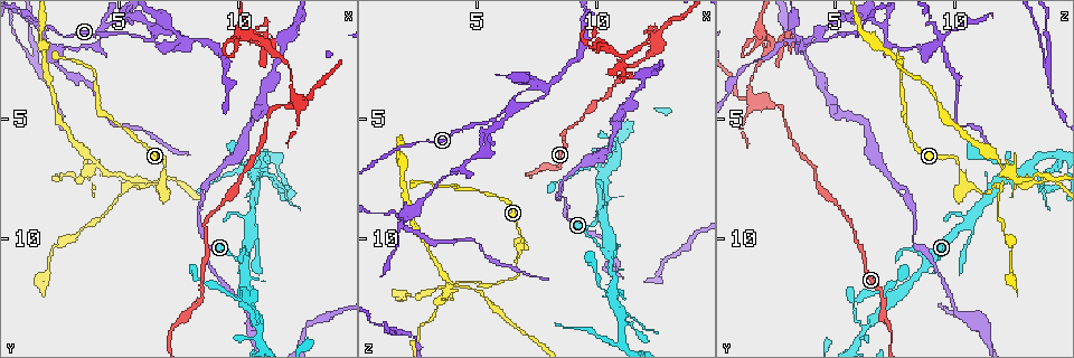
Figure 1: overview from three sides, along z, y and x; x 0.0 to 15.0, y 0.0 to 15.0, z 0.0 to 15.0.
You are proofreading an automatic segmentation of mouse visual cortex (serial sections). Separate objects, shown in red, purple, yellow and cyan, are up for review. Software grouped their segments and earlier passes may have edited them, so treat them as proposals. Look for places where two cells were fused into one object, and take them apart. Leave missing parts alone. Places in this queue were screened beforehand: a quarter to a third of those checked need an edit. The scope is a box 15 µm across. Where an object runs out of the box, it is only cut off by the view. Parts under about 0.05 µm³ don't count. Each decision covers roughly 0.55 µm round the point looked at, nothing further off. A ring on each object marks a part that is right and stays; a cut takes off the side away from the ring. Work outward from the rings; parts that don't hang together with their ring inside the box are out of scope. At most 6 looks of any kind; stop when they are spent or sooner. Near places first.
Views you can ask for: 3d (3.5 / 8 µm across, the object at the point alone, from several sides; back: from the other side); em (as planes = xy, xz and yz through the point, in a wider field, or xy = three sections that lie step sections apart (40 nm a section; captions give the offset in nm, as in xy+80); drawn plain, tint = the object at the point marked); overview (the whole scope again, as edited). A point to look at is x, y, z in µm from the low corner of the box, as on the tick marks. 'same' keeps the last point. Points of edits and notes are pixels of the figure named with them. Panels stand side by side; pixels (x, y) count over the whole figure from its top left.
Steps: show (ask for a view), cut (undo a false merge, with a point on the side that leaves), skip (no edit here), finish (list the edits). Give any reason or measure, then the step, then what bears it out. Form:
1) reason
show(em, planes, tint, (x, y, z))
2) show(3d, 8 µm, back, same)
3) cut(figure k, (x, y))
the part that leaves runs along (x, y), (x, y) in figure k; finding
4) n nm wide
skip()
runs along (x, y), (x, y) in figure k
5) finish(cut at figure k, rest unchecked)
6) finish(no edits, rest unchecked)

a fork
show(3d, 3.5 µm, (6.6, 1.1, 4.4))

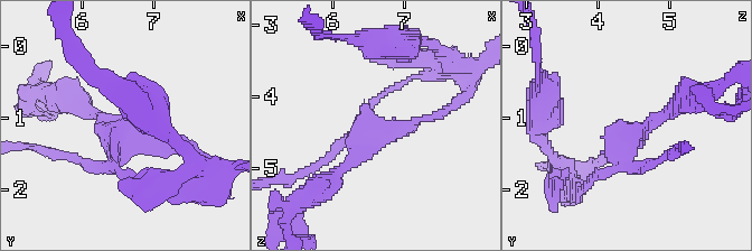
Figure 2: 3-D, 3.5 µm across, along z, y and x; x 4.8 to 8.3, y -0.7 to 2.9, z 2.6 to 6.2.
show(em, planes, tint, (6.50, 1.25, 4.50))

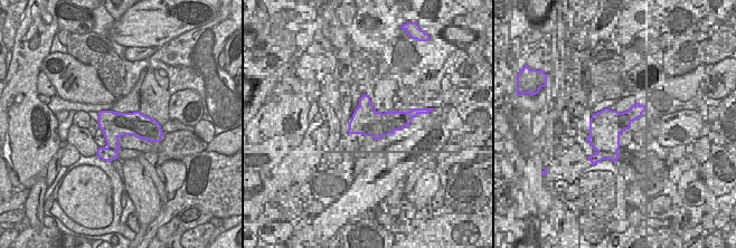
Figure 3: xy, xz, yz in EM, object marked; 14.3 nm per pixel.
380 nm wide
cut(figure 2, (366, 136))
border along (107, 146), (115, 151) in figure 3; two cells meet here

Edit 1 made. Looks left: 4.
sharp bend
show(3d, 3.5 µm, (12.4, 4.2, 1.6))

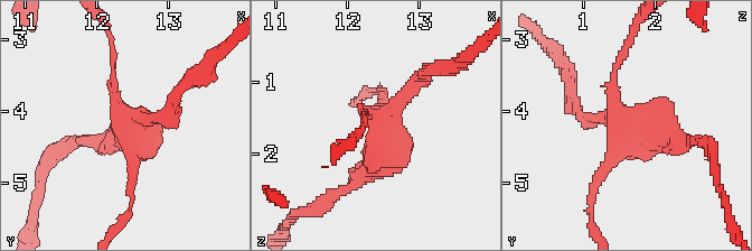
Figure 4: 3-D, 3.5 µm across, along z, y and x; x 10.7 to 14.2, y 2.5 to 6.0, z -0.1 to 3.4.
show(em, xy, step 1, plain, (12.45, 4.15, 1.60))

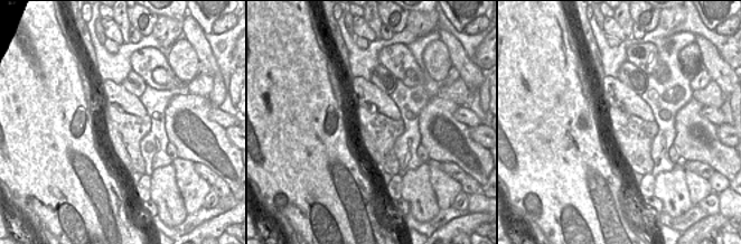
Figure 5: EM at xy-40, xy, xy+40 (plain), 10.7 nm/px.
show(em, xy, step 1, tint, same)

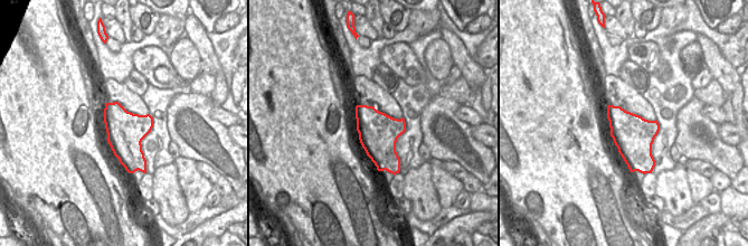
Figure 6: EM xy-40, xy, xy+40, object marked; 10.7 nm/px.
420 nm wide
cut(figure 4, (131, 180))
the part that leaves runs along (122, 111), (112, 84), (109, 33) in figure 4; two cells meet here

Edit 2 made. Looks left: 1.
finish(cut at figure 2, cut at figure 4, rest unchecked)

